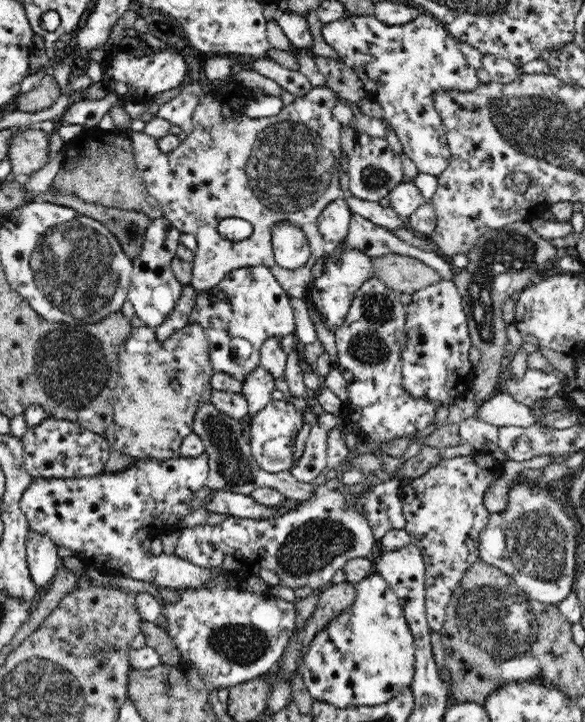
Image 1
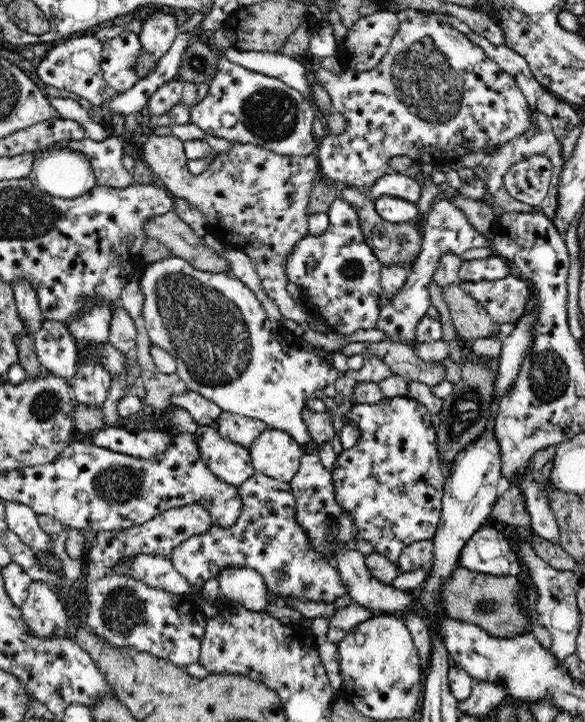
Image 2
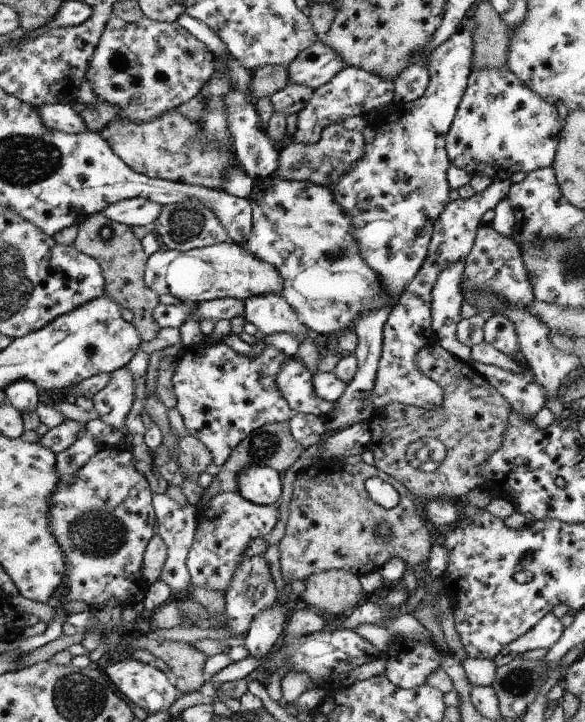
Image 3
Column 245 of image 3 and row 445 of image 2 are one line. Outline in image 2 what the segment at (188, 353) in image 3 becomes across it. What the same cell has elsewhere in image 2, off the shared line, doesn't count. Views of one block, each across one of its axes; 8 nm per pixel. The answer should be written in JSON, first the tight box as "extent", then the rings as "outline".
{"extent":[330,398,450,564],"outline":[[[410,398],[385,399],[379,404],[357,404],[347,418],[362,427],[362,440],[351,449],[335,454],[330,470],[336,501],[350,511],[360,538],[366,539],[382,556],[398,564],[402,549],[411,542],[432,539],[438,530],[442,514],[443,490],[450,474],[450,464],[439,463],[436,431],[432,425],[431,413],[417,401]]]}

